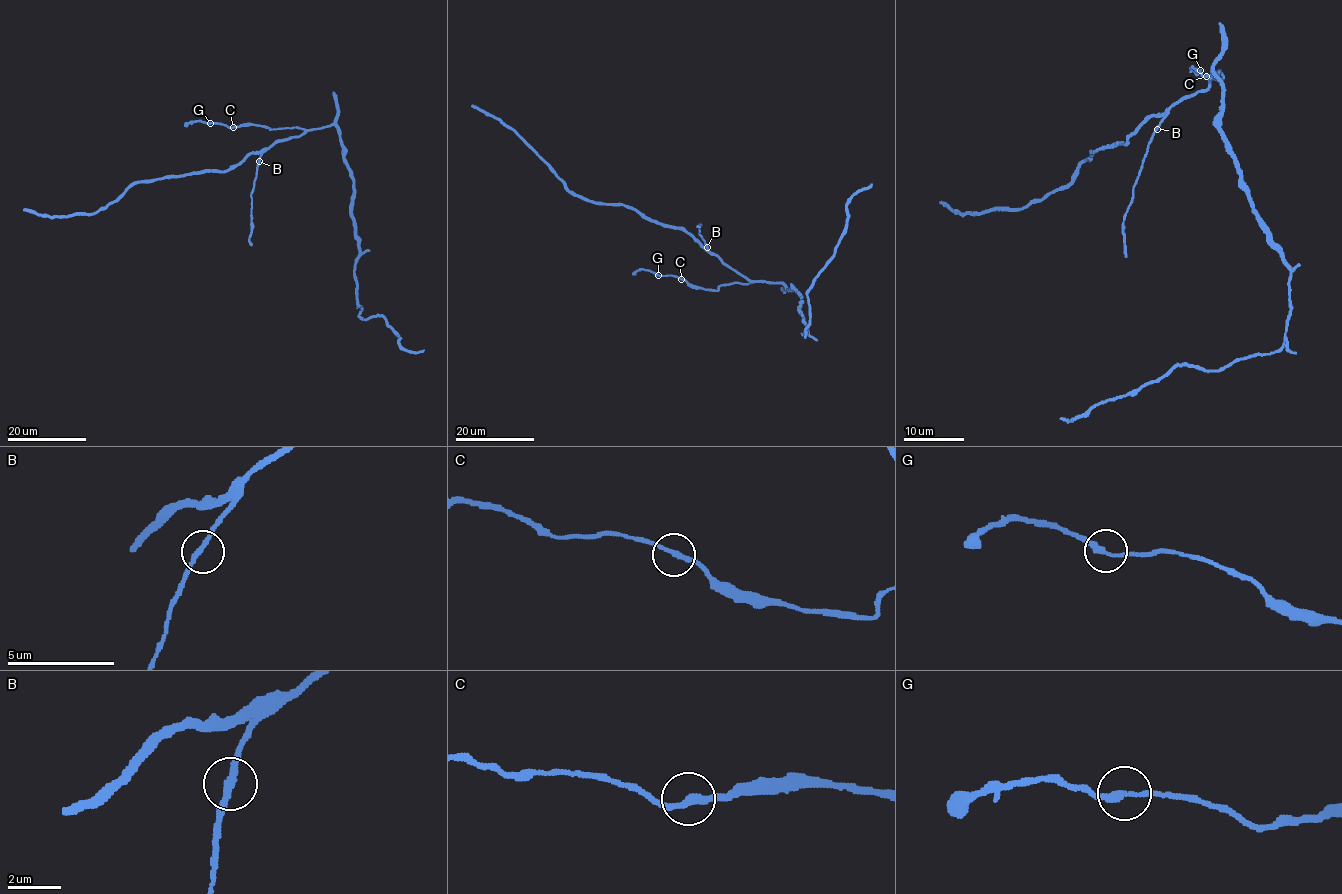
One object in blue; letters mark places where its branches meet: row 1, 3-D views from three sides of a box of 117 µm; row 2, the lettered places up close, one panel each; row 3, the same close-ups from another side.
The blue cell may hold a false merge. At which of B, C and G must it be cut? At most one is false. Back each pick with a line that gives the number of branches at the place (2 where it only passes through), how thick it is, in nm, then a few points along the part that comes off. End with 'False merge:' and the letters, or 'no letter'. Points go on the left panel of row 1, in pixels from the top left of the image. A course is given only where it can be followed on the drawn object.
False merge: no letter

